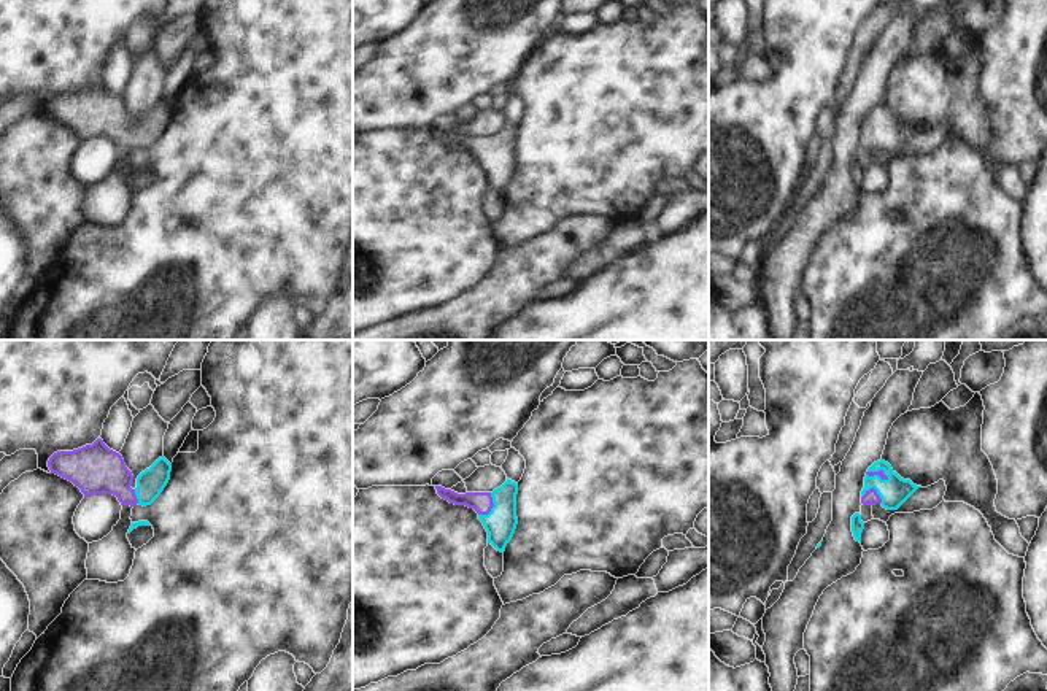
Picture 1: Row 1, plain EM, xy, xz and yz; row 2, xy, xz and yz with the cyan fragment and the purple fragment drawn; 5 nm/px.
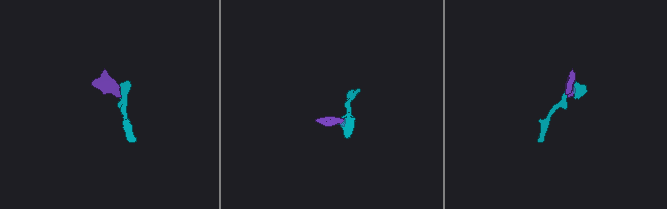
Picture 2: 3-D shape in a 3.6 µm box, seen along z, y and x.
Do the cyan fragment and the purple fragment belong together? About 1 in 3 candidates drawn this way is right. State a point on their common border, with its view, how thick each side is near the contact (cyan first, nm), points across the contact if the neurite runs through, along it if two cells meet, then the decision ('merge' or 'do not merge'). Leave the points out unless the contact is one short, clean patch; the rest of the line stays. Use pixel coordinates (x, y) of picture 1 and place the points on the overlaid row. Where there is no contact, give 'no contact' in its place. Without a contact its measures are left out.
contact xz (493, 507); calibres 160 and 110 nm; way xz (501, 521), (493, 507), (482, 502); merge

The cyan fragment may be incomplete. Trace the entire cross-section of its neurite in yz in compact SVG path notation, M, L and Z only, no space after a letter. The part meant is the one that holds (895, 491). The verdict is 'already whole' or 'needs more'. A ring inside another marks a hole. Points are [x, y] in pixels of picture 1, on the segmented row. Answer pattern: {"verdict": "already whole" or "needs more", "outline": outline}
{"verdict": "needs more", "outline": "M880 459L866 472L861 504L880 504L887 510L898 510L918 488L921 486L901 478L888 462Z"}

